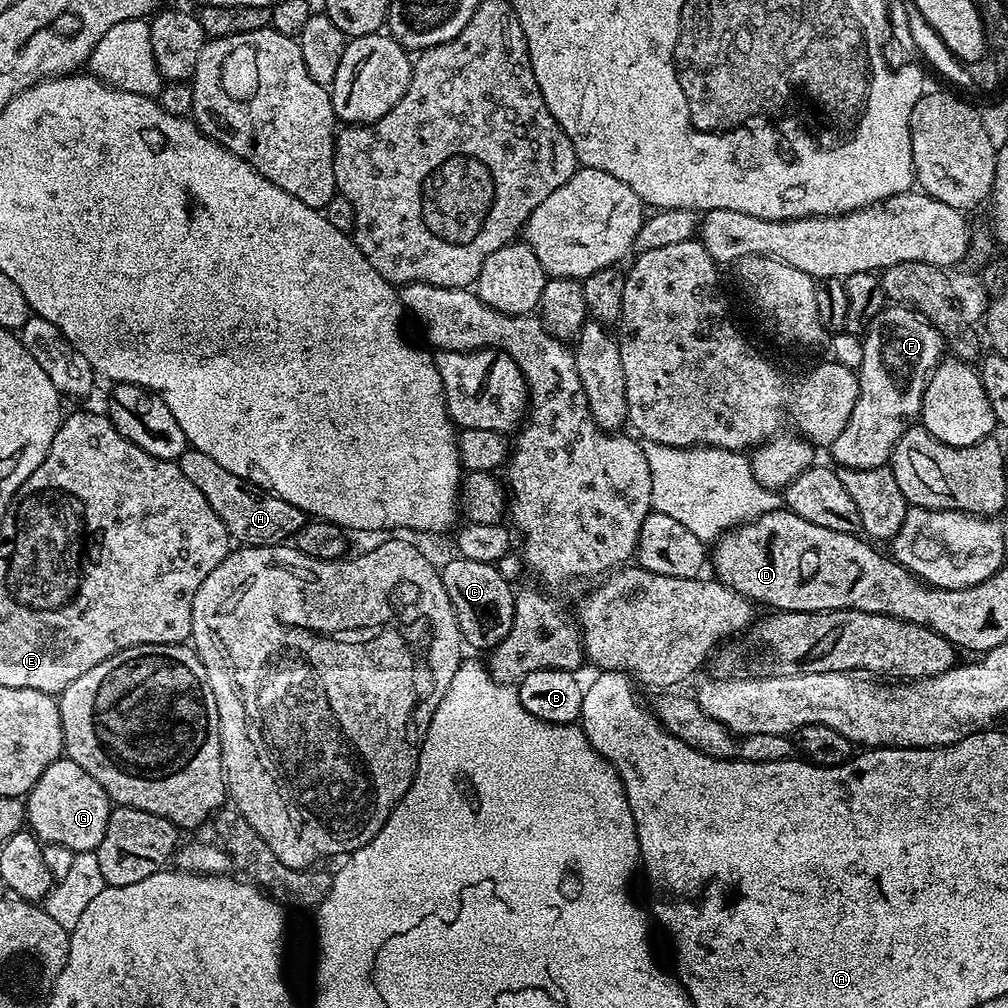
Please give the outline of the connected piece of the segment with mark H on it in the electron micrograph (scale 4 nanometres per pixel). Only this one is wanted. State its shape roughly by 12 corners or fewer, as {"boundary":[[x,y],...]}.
{"boundary":[[189,447],[178,463],[237,545],[284,544],[298,506]]}

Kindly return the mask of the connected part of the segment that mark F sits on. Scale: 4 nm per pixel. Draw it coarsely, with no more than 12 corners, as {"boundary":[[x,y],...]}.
{"boundary":[[885,307],[863,337],[840,468],[891,461],[917,423],[944,333]]}

